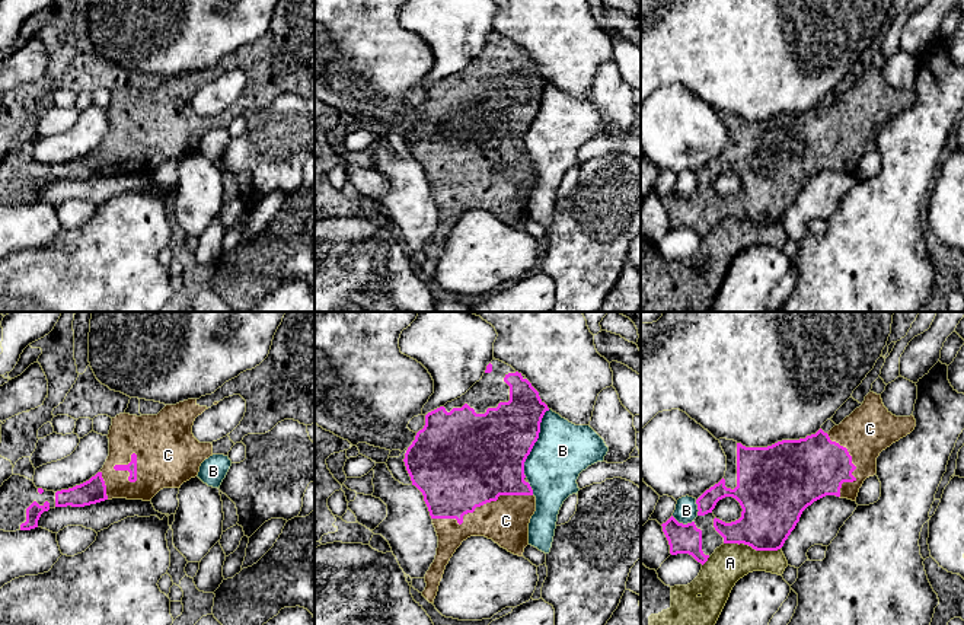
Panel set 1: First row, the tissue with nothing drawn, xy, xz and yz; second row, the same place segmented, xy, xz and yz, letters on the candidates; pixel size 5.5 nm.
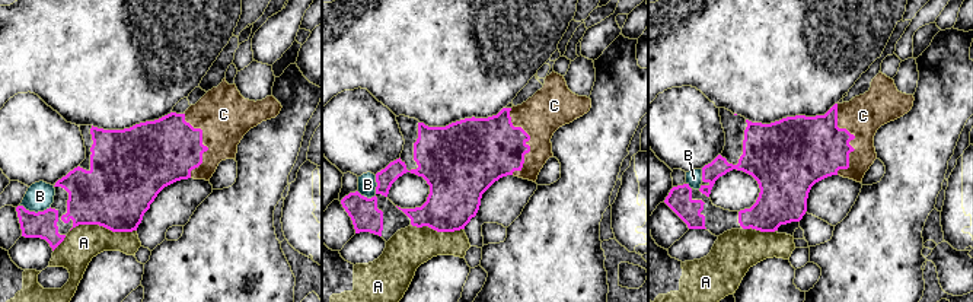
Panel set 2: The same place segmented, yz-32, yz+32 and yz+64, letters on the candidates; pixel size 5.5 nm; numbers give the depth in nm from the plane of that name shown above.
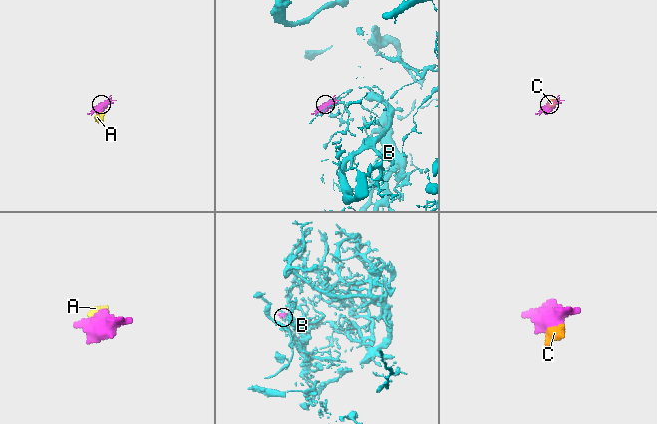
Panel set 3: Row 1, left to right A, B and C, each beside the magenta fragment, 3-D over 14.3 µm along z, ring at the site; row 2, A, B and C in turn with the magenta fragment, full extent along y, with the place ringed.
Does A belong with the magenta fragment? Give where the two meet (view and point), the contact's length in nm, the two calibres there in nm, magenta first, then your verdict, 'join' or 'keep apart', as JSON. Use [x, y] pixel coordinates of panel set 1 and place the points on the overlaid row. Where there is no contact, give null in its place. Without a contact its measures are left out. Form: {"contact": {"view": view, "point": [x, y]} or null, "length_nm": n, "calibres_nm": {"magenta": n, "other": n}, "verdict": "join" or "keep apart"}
{"contact": {"view": "yz", "point": [752, 547]}, "length_nm": 320, "calibres_nm": {"magenta": 320, "other": 200}, "verdict": "keep apart"}

